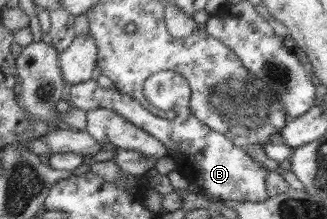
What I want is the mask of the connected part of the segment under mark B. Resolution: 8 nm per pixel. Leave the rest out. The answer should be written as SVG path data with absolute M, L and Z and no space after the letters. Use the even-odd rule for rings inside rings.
M97 80L69 85L66 99L72 107L83 111L112 109L133 125L144 128L160 139L168 148L168 157L175 163L175 169L185 177L188 184L196 185L200 193L210 197L211 201L259 203L268 199L265 186L266 168L252 161L243 148L232 145L221 132L213 131L190 113L184 118L175 116L170 120L157 117L134 97L121 93L114 86L103 88Z

